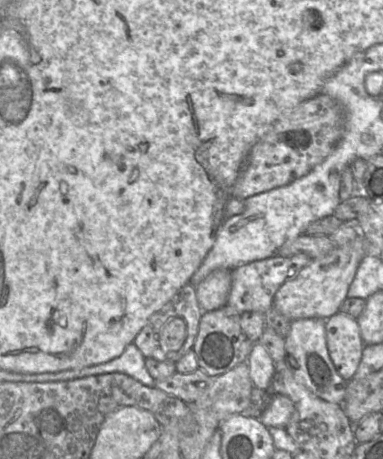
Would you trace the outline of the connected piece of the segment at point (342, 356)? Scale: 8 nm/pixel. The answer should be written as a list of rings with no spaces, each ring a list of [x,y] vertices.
[[[338,311],[325,321],[325,336],[330,358],[348,382],[357,371],[365,346],[357,319]]]

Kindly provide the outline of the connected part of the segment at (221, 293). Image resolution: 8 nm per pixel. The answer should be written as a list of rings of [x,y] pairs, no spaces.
[[[220,269],[211,273],[196,288],[196,297],[203,312],[226,305],[231,288],[231,270]]]

